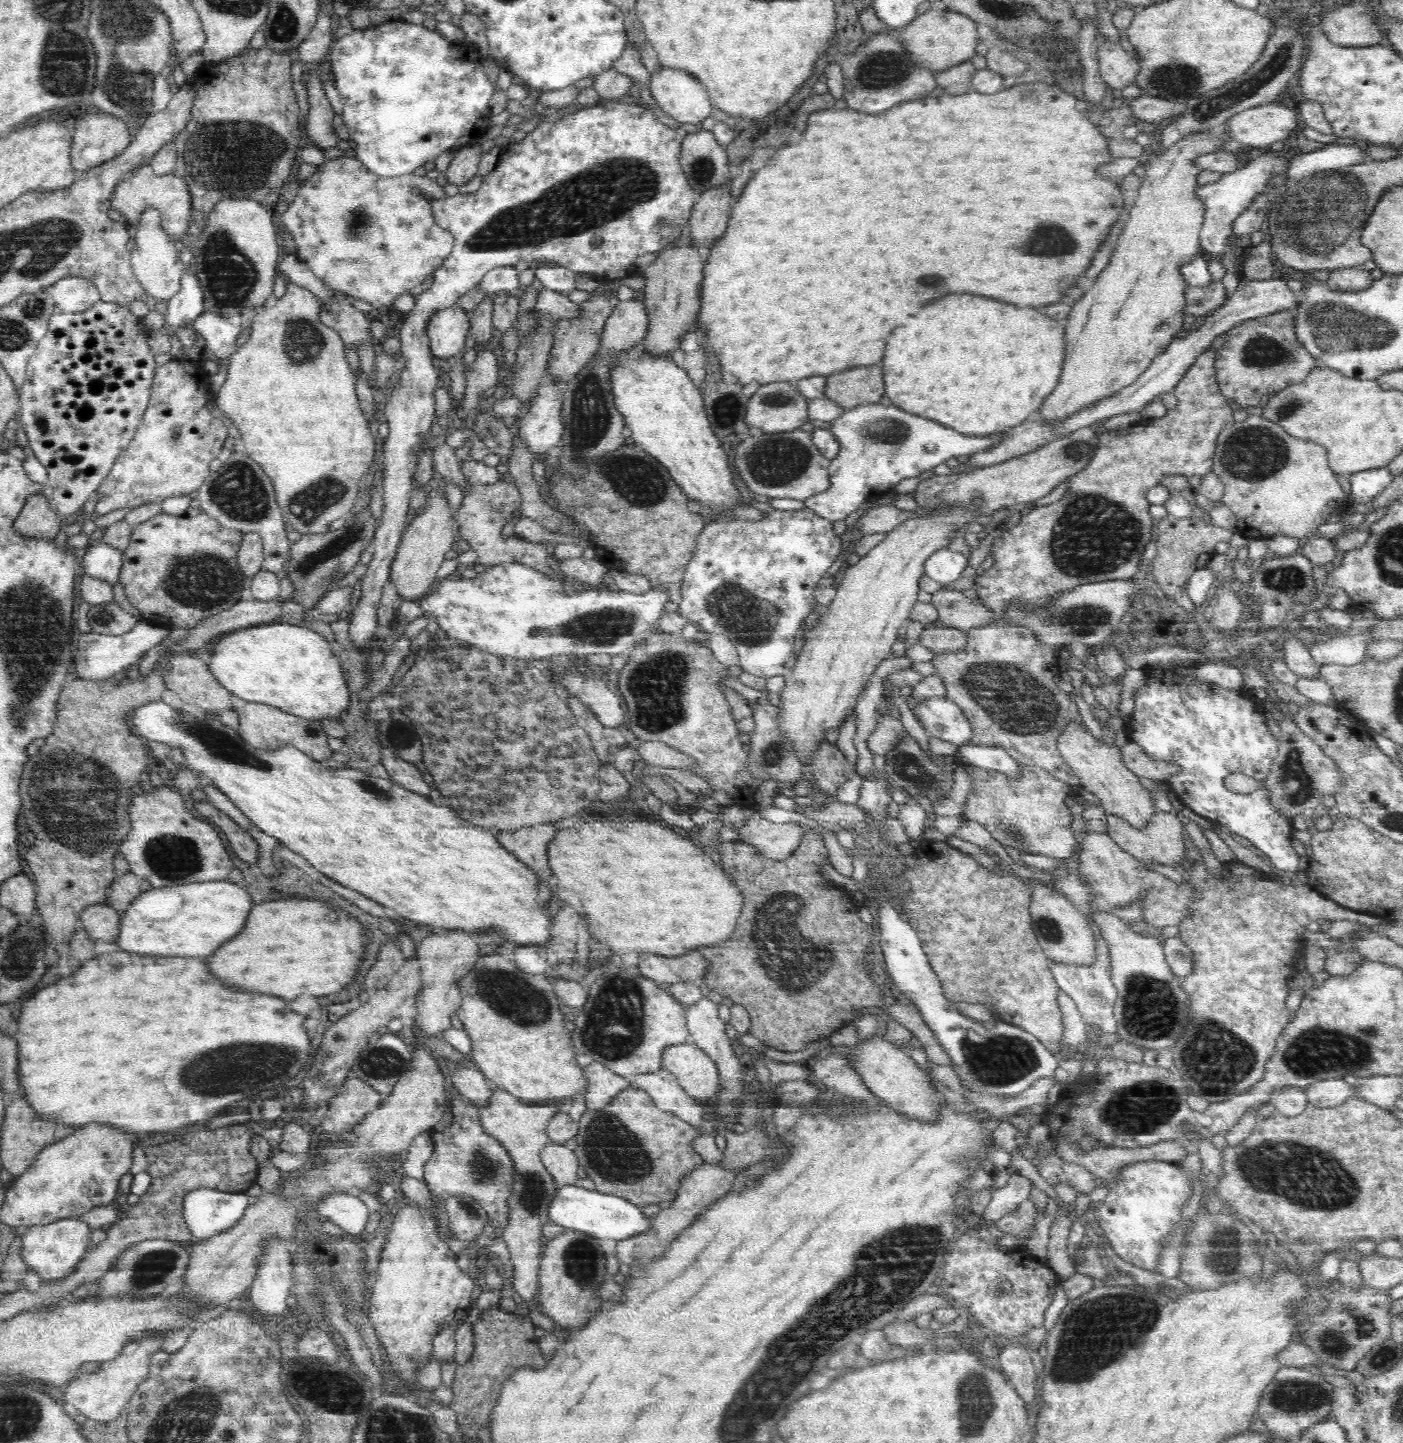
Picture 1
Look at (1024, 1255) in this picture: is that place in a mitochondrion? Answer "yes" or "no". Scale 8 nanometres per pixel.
no

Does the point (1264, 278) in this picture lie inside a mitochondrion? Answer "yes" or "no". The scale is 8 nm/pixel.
no

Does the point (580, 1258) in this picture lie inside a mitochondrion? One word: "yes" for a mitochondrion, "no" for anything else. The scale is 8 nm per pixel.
yes

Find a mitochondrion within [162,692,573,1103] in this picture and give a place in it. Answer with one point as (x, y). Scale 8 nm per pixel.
(236, 1067)

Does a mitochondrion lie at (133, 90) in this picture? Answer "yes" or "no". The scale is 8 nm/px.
yes

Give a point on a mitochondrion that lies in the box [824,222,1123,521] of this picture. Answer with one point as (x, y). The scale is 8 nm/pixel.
(890, 432)

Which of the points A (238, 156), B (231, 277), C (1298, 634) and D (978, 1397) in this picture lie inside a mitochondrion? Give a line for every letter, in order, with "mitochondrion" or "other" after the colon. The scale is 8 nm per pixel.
A: mitochondrion
B: mitochondrion
C: other
D: mitochondrion

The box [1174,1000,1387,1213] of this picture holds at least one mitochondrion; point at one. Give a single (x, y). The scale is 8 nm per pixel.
(1215, 1059)

